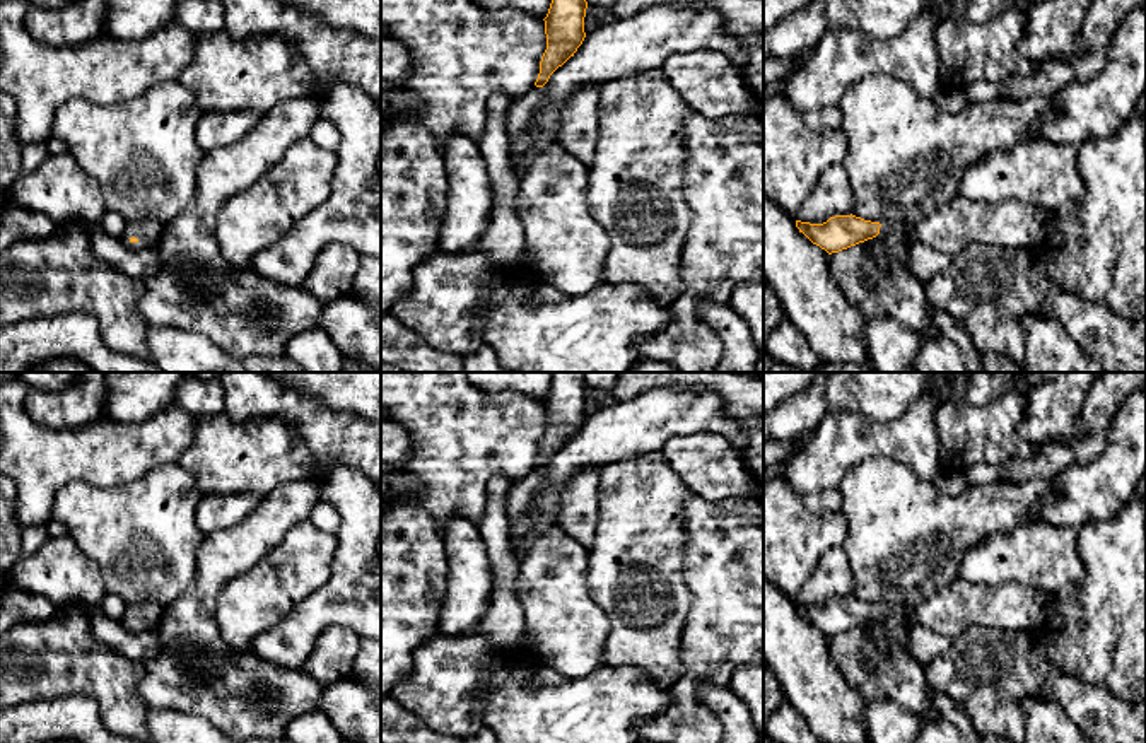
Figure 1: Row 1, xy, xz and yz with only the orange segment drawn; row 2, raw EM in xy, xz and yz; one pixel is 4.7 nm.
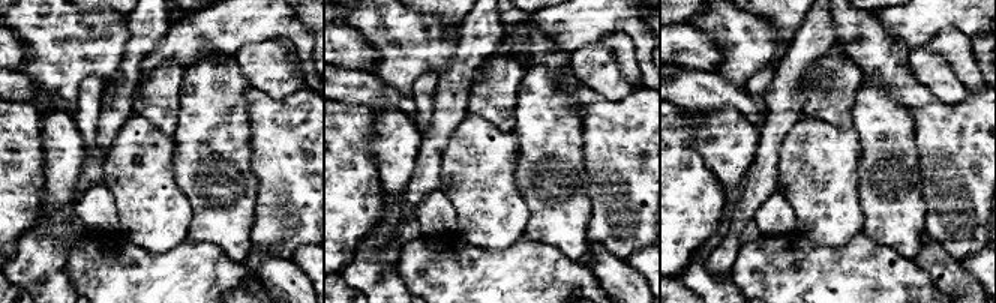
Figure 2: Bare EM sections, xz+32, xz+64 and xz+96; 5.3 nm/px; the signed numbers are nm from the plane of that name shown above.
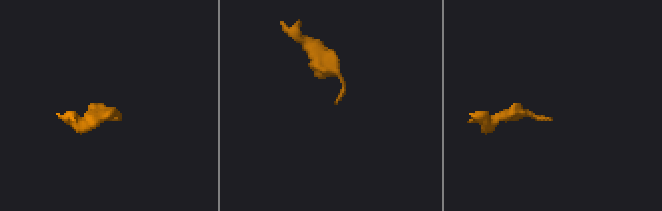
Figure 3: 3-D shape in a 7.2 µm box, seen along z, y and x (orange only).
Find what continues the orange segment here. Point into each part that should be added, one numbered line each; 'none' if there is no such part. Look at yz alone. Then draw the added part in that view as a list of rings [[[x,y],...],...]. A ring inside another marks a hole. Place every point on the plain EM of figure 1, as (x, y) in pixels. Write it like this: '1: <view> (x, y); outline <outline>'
1: yz (897, 612); outline [[[910,605],[881,606],[878,618],[885,622],[905,620],[910,625],[915,623],[914,606]]]

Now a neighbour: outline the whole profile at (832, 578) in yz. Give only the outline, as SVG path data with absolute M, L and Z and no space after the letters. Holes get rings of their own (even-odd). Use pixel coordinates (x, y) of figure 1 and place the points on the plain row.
M844 545L821 555L806 584L792 596L794 603L823 606L835 598L851 598L854 576Z

